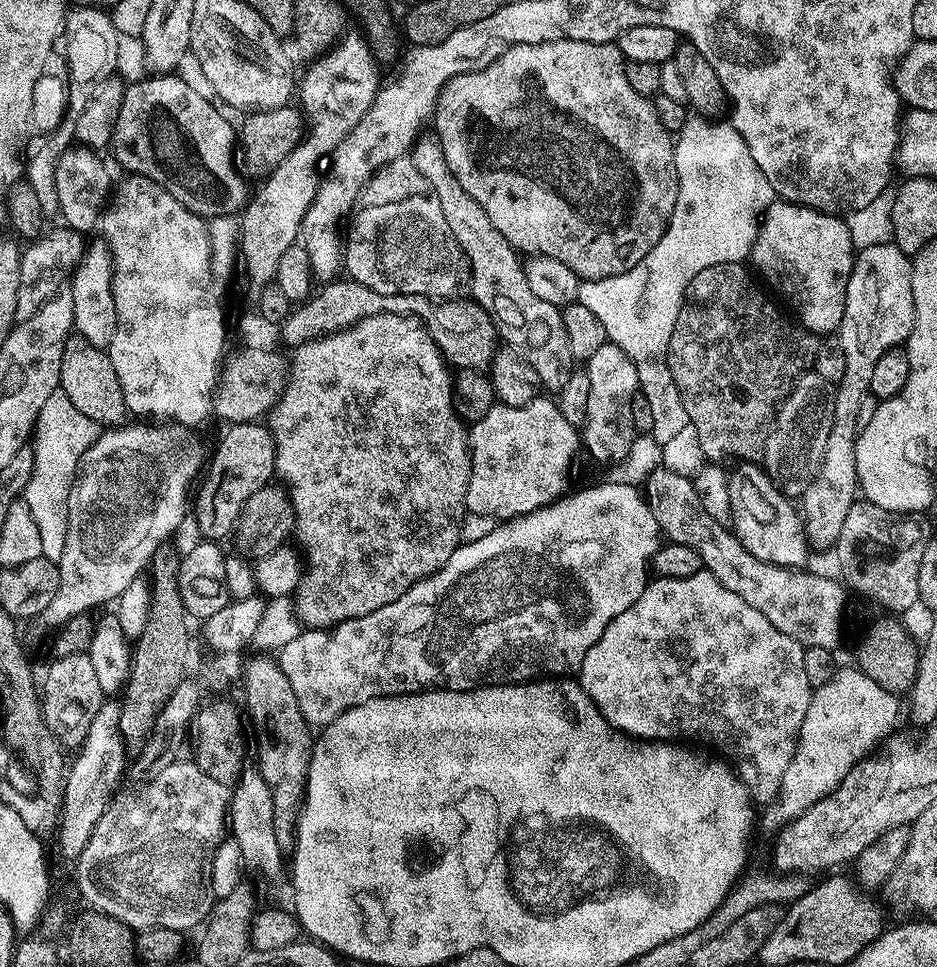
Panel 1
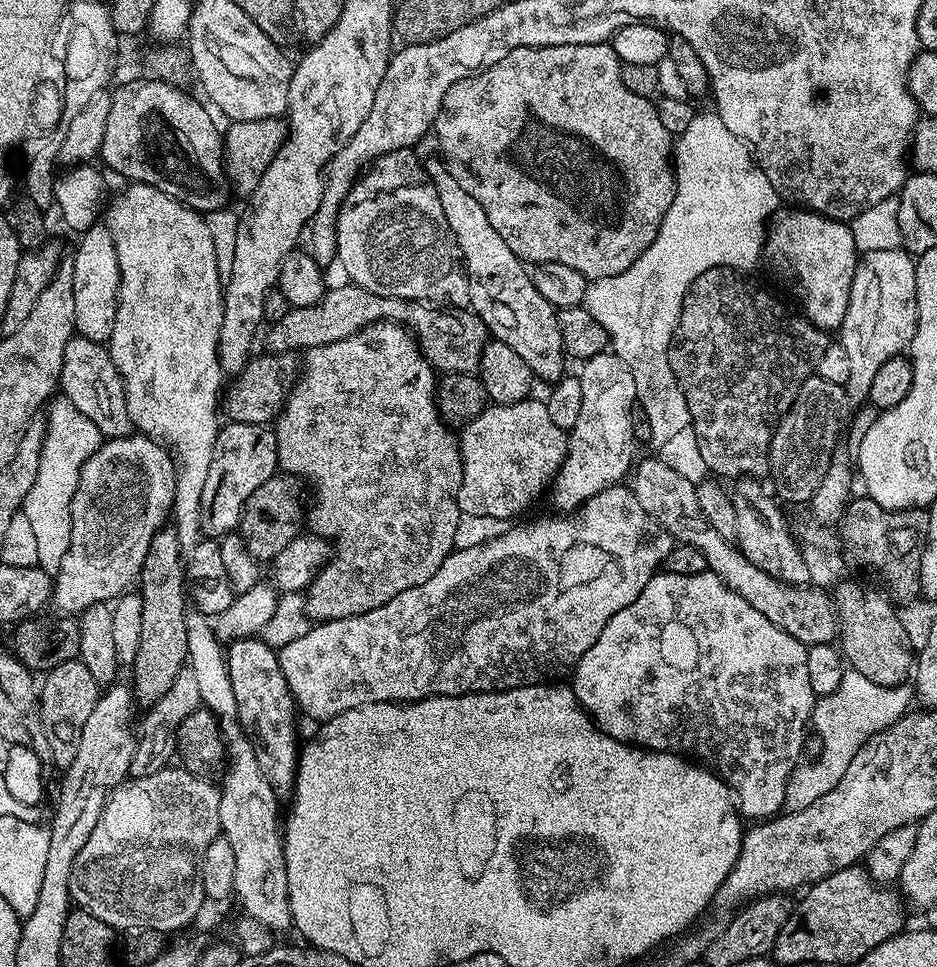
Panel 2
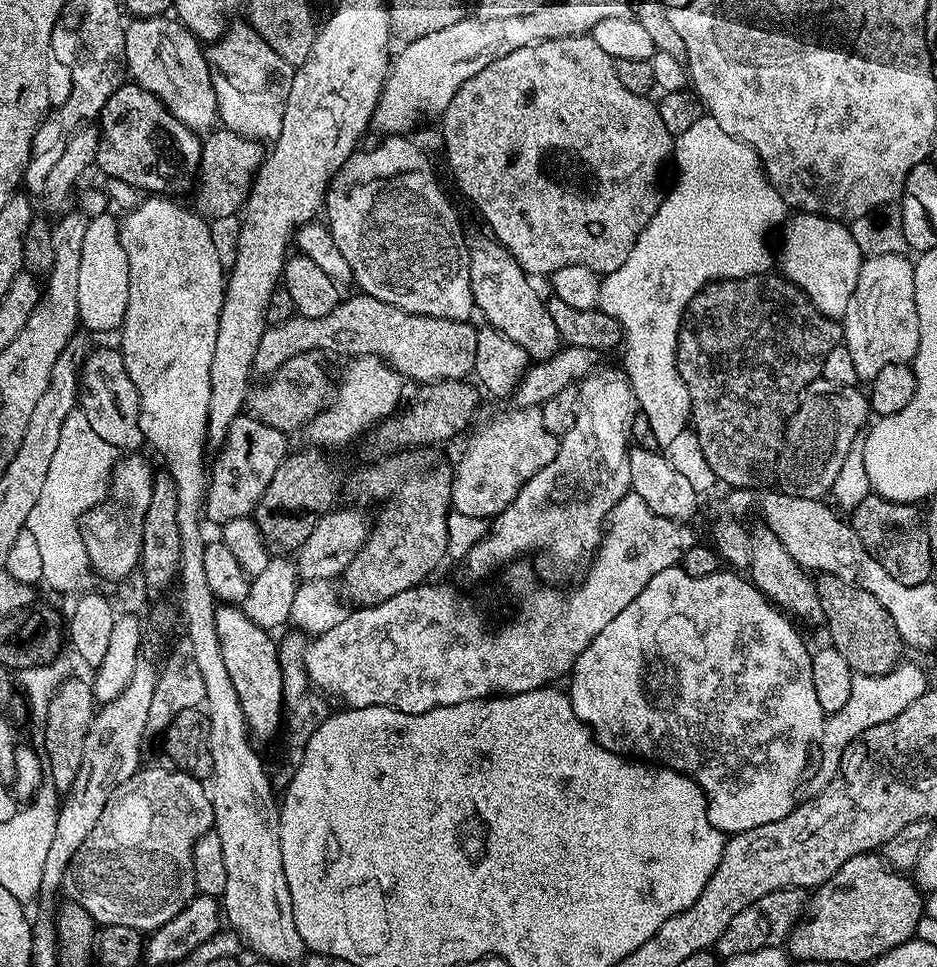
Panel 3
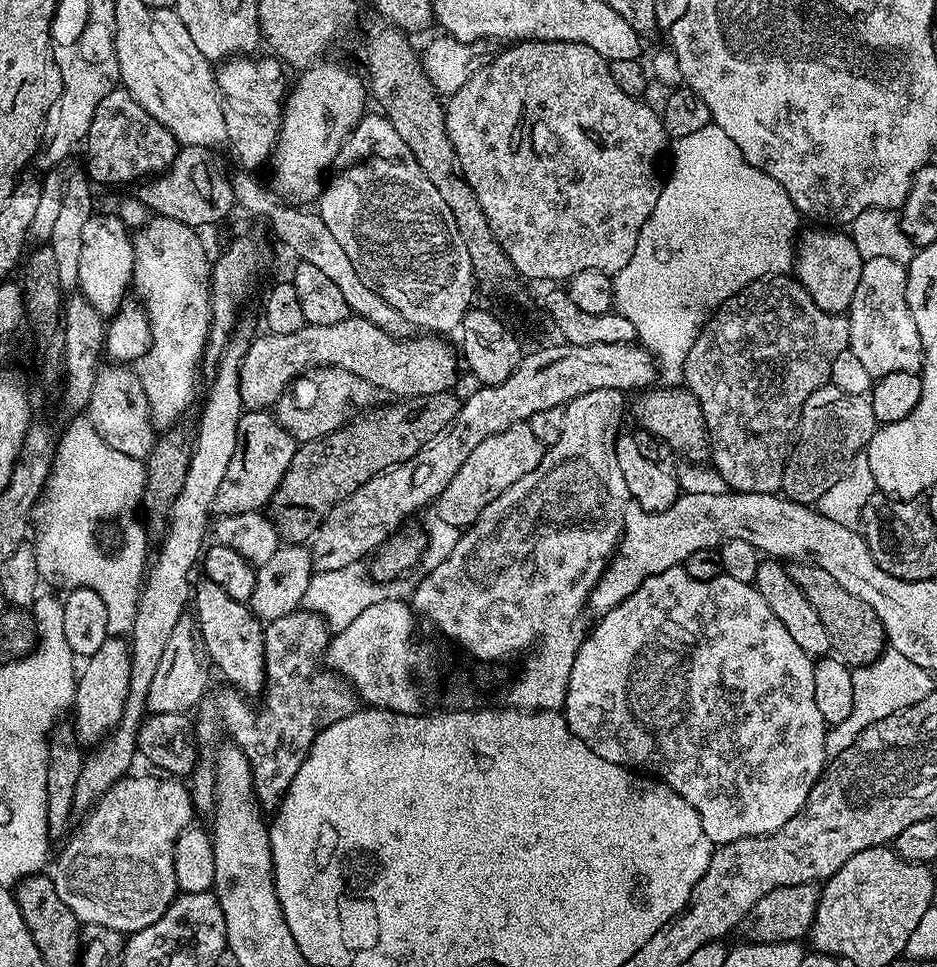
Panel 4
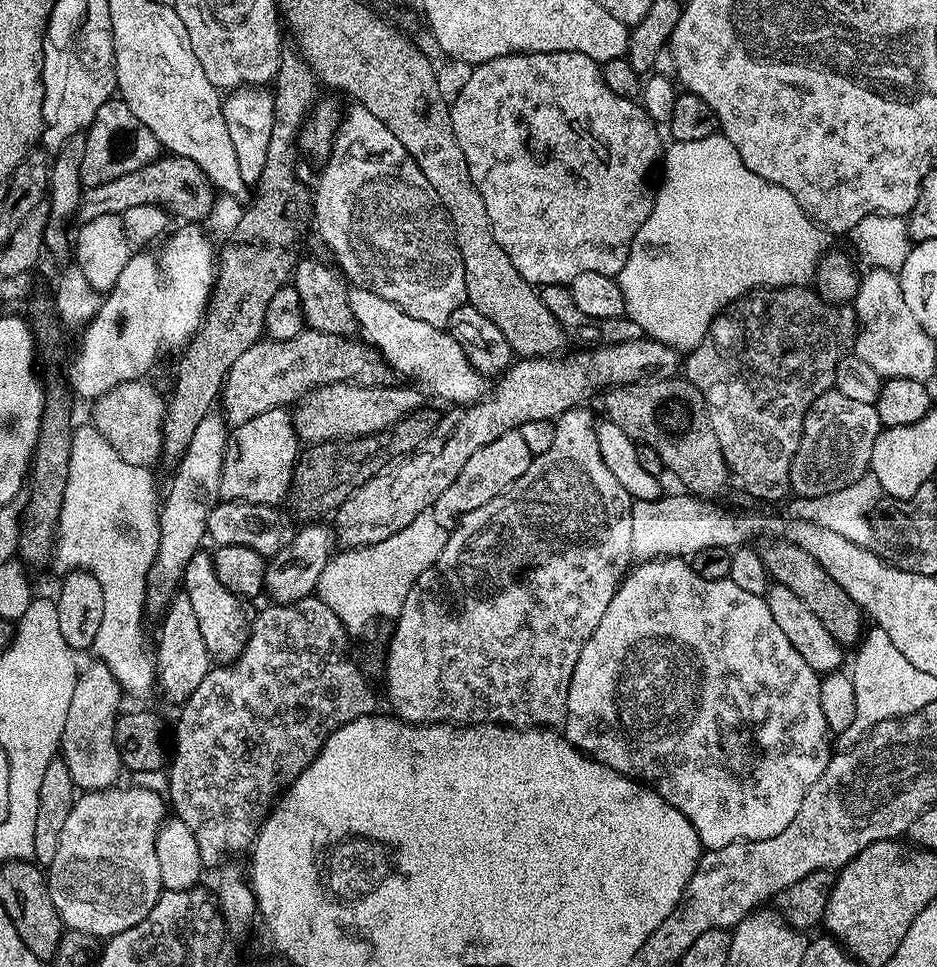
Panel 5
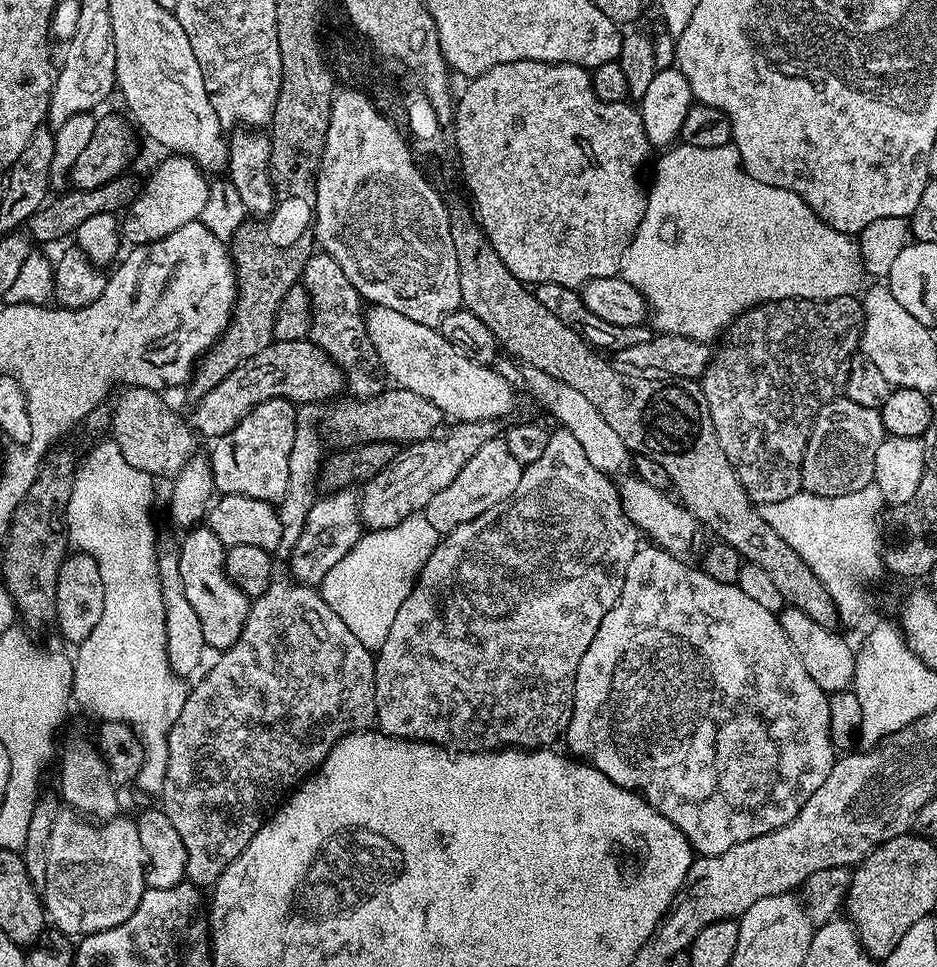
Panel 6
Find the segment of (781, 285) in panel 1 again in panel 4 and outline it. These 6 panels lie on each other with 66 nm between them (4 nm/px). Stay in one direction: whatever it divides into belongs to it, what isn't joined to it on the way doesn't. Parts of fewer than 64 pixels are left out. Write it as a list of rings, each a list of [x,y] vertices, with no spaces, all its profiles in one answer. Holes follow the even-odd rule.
[[[812,226],[812,229],[806,232],[799,237],[796,245],[795,279],[799,280],[806,294],[810,294],[810,298],[814,298],[818,306],[822,306],[822,310],[847,313],[854,298],[854,290],[858,290],[858,278],[862,278],[862,266],[865,262],[858,254],[858,246],[854,246],[851,235],[844,230]]]

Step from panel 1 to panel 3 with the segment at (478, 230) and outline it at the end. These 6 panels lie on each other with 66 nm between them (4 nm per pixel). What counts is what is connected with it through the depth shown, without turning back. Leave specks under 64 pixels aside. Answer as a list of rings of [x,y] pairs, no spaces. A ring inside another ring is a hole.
[[[484,236],[478,237],[476,241],[473,239],[468,249],[473,305],[479,315],[481,312],[488,319],[485,321],[491,327],[506,334],[510,342],[518,342],[518,346],[526,350],[529,361],[548,360],[560,351],[562,341],[558,326],[554,326],[554,318],[550,318],[545,297],[536,293],[529,273],[521,268],[520,263],[495,238]]]

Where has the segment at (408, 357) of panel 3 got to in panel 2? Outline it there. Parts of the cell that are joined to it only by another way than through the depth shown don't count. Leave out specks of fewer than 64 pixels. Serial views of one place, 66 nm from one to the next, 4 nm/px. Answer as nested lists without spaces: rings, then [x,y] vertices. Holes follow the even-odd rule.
[[[351,282],[343,283],[337,288],[329,287],[323,298],[314,306],[289,307],[286,318],[282,318],[282,322],[271,325],[267,329],[268,344],[272,347],[269,349],[276,354],[285,354],[284,352],[292,352],[295,348],[300,348],[299,350],[317,348],[342,338],[350,338],[354,333],[368,328],[371,324],[390,320],[393,324],[403,324],[414,333],[424,357],[441,373],[475,373],[479,369],[482,352],[488,345],[490,333],[482,318],[475,312],[441,310],[436,306],[422,304],[418,300],[390,298],[382,294],[374,294]]]

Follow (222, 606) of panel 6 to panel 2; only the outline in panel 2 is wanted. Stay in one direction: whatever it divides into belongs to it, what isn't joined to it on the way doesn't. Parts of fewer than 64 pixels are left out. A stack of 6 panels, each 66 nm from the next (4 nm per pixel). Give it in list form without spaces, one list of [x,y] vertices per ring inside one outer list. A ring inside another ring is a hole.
[[[259,638],[233,640],[227,645],[226,659],[228,677],[234,686],[236,714],[247,739],[252,741],[258,770],[262,770],[266,782],[270,782],[277,800],[291,801],[296,790],[296,771],[301,765],[302,744],[296,733],[296,699],[292,697],[286,674],[282,674],[277,649]]]

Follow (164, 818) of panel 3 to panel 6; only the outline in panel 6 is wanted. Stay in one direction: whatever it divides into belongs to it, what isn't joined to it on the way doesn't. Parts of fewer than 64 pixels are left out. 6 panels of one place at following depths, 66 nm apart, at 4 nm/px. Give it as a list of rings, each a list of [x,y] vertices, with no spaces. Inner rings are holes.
[[[64,808],[52,826],[42,903],[51,925],[70,938],[114,929],[128,921],[148,889],[146,857],[136,823],[122,817],[93,824]]]

